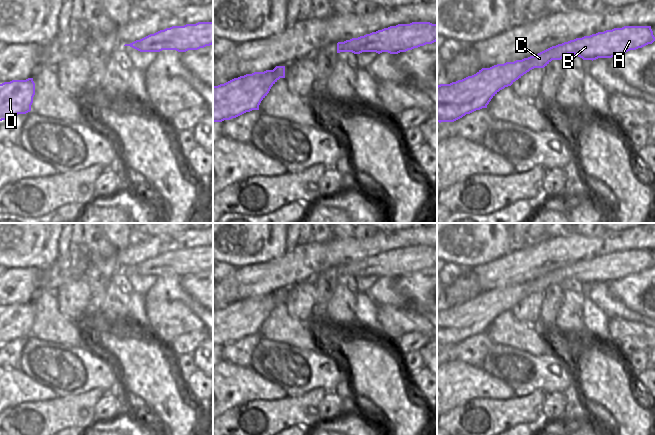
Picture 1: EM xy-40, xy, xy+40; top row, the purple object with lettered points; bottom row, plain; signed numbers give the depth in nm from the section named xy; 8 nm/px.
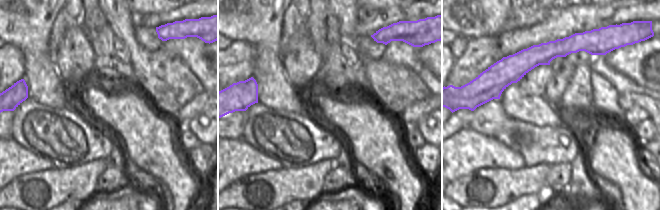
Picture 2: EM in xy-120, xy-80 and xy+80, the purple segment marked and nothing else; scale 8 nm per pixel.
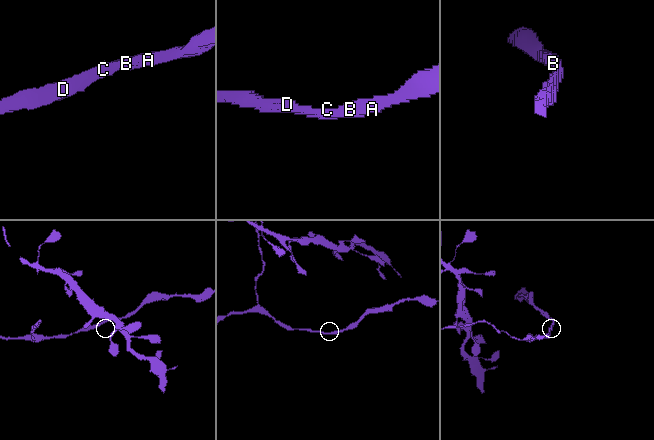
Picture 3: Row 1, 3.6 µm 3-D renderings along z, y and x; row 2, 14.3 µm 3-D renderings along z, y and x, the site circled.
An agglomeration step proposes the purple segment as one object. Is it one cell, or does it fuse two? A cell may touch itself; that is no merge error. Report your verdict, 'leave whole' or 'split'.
leave whole

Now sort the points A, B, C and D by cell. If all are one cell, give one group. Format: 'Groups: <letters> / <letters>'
Groups: A B C D

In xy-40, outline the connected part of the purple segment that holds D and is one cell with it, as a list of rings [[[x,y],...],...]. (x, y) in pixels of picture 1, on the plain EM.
[[[33,302],[0,308],[0,345],[30,336],[34,319]]]

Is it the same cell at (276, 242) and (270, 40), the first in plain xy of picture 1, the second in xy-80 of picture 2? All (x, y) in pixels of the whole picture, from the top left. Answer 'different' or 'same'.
same

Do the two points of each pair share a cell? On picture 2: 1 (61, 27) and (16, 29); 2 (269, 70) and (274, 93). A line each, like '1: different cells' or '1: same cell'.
1: different cells
2: same cell

